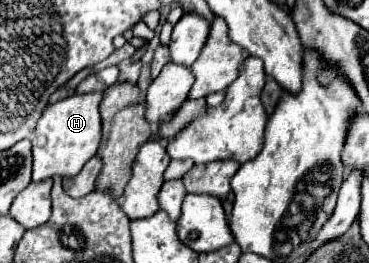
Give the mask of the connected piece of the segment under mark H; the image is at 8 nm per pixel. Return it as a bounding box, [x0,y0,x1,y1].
[30,93,102,181]

